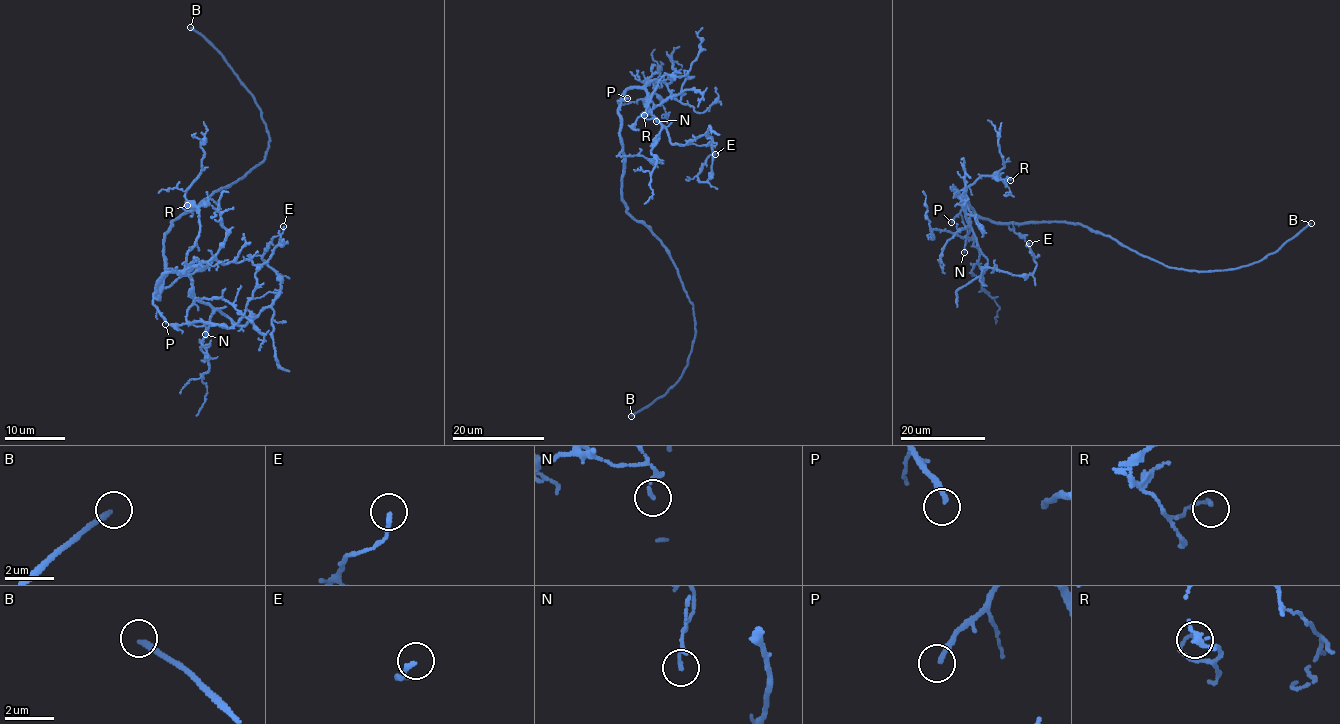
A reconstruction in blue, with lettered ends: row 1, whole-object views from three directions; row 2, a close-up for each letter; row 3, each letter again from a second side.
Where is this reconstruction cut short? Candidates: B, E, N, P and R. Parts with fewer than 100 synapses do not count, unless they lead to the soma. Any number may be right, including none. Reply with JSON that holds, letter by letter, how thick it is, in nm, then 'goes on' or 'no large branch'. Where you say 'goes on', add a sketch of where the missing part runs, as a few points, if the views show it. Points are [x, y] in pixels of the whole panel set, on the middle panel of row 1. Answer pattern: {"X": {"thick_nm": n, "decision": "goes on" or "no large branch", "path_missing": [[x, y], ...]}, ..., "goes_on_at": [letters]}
{"B": {"thick_nm": 220, "decision": "goes on"}, "E": {"thick_nm": 170, "decision": "no large branch"}, "N": {"thick_nm": 130, "decision": "no large branch"}, "P": {"thick_nm": 200, "decision": "goes on", "path_missing": [[627, 98], [684, 54], [709, 24], [701, 18], [701, 26], [644, 13], [607, 12], [593, 8], [597, 4]]}, "R": {"thick_nm": 130, "decision": "no large branch"}, "goes_on_at": ["B", "P"]}

